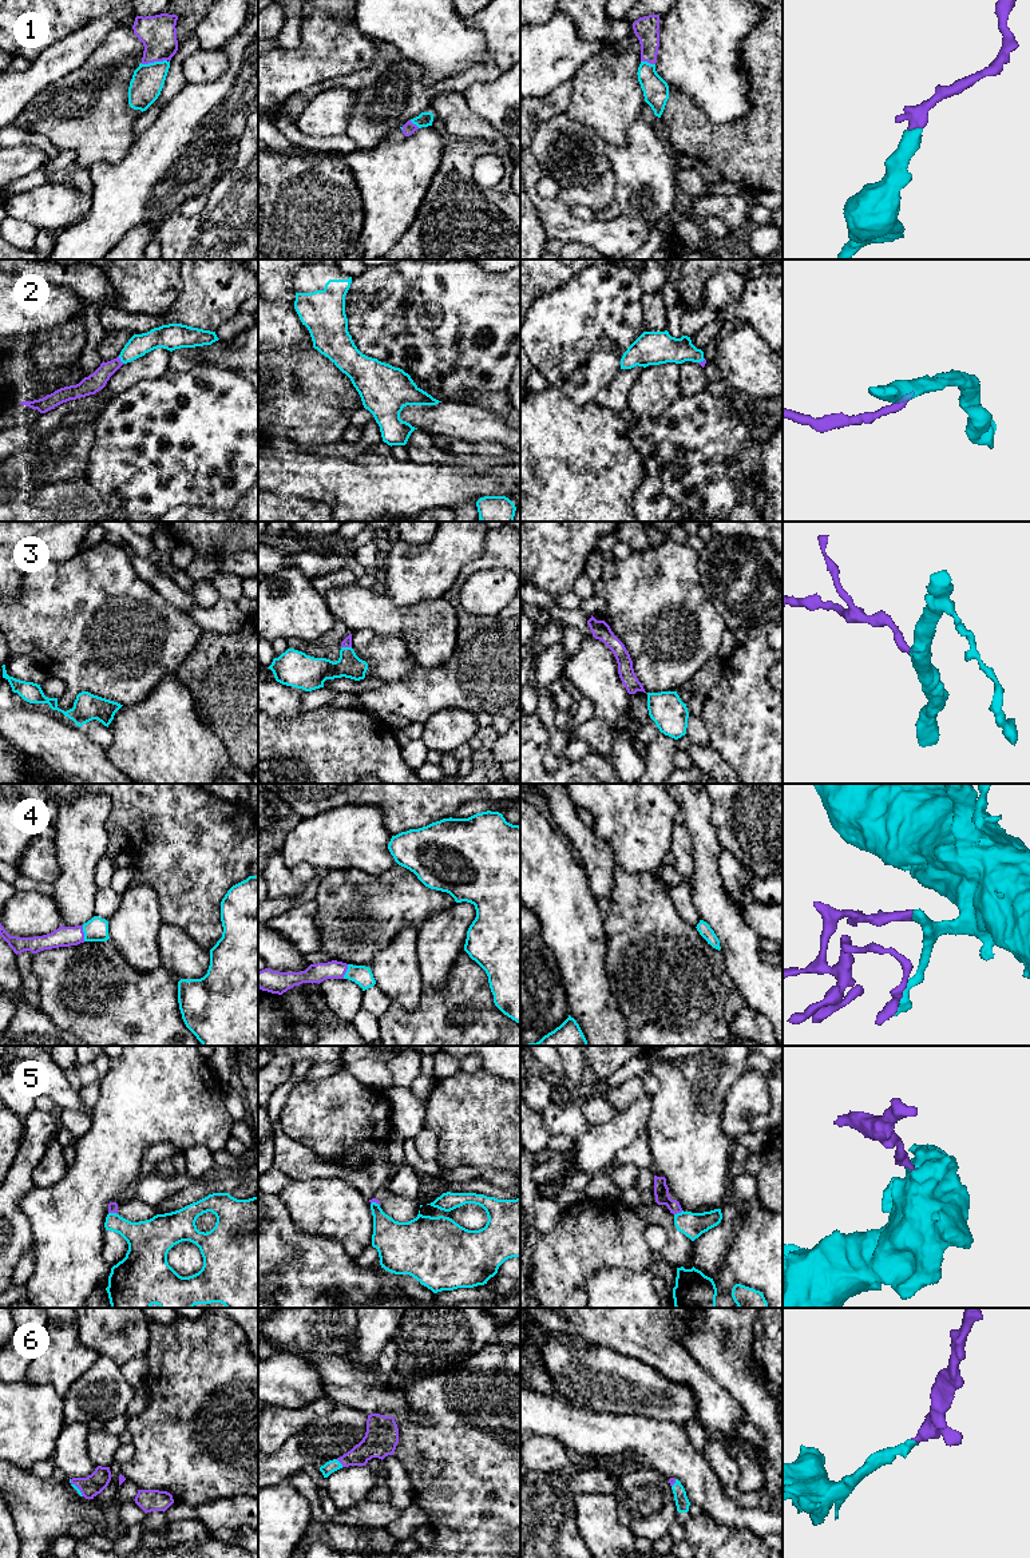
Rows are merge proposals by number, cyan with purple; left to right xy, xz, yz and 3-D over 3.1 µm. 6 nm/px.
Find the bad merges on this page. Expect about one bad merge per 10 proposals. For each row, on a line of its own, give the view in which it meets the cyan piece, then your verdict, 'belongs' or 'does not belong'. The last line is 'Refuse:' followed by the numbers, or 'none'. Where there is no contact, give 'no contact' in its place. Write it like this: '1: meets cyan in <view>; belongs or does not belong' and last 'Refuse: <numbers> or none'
1: meets cyan in xy; belongs
2: meets cyan in xy; belongs
3: meets cyan in xz; belongs
4: meets cyan in xy; belongs
5: meets cyan in yz; does not belong
6: meets cyan in xz; belongs
Refuse: 5

